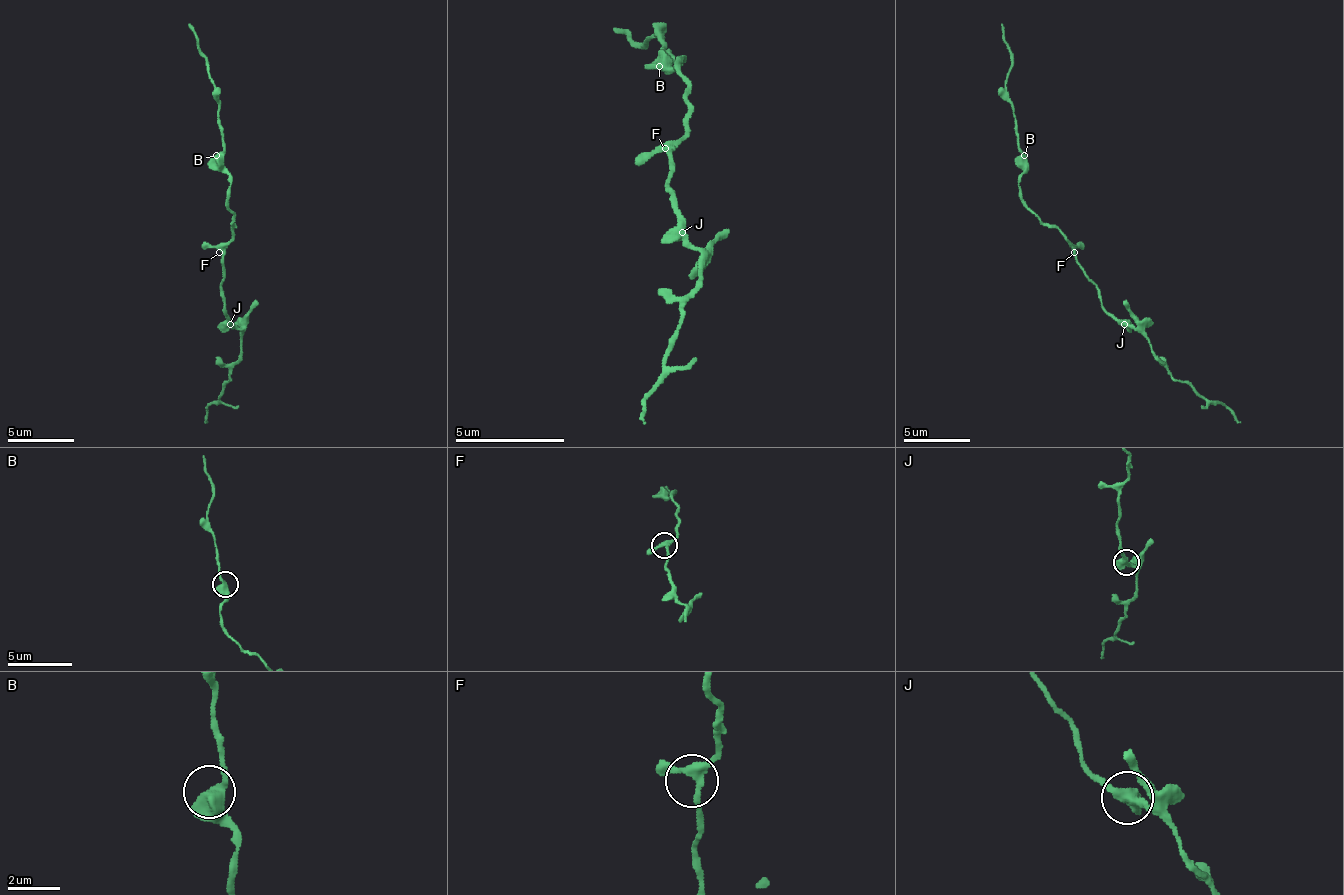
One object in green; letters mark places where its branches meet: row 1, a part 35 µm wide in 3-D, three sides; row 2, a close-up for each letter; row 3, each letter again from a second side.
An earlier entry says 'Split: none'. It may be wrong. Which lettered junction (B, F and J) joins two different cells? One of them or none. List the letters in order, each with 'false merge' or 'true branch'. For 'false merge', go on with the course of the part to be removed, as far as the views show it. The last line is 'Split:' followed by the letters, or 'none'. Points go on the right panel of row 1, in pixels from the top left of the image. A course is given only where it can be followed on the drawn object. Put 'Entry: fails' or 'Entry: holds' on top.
Entry: holds
B: true branch
F: true branch
J: true branch
Split: none

